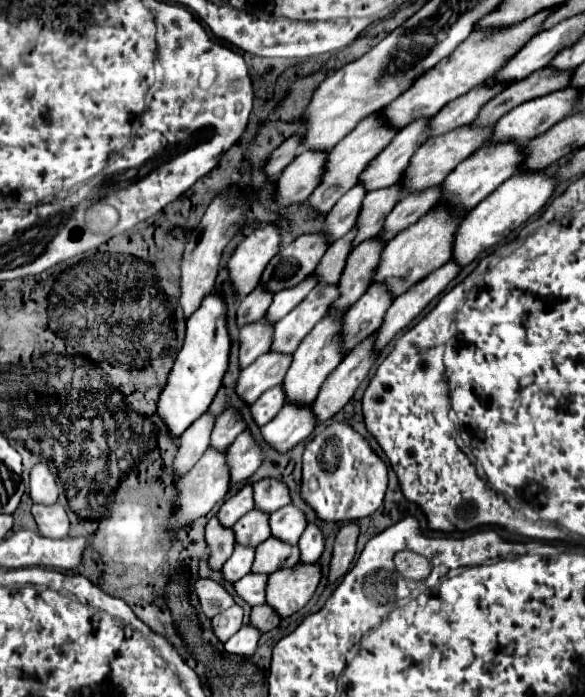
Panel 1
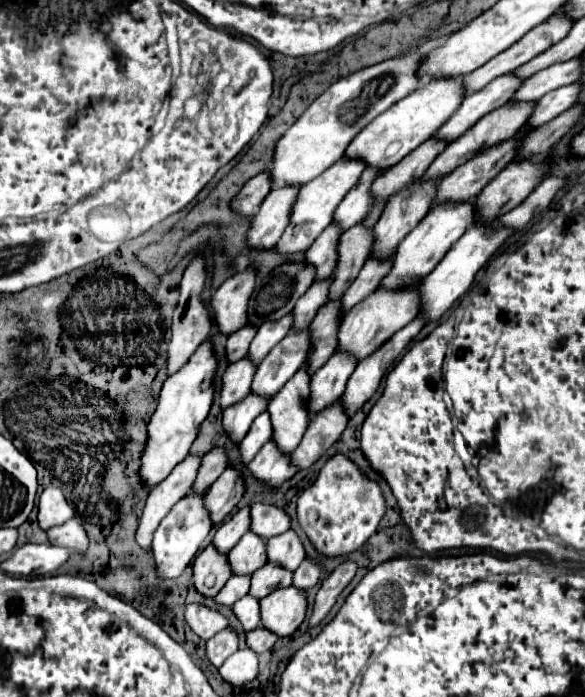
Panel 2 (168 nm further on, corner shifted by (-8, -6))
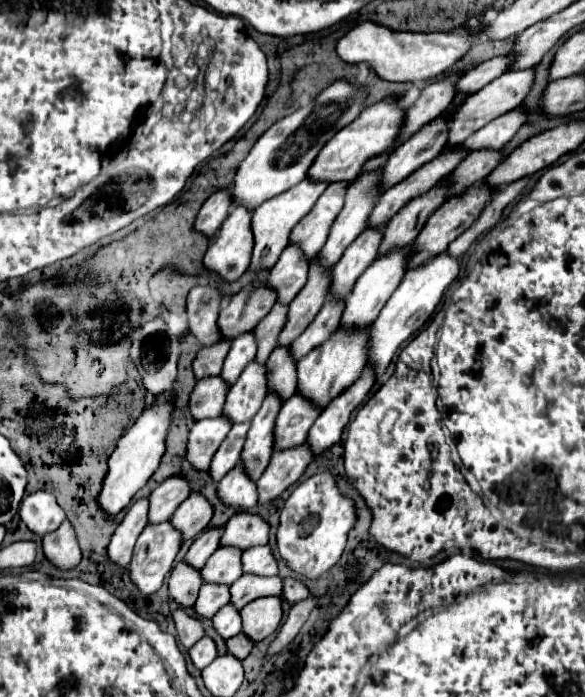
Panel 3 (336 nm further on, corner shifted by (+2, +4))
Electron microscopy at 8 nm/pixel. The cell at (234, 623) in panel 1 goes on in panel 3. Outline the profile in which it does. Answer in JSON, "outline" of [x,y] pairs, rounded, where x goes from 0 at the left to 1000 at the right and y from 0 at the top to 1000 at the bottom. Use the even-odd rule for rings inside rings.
{"outline":[[[344,914],[326,931],[323,943],[337,960],[350,960],[371,943],[371,925],[361,914]]]}

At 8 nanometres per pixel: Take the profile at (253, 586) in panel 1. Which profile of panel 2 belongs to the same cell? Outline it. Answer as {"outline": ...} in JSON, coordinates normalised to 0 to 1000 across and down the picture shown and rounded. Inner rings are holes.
{"outline":[[[419,854],[415,859],[409,859],[398,868],[398,879],[412,891],[419,908],[432,905],[446,894],[446,888],[443,888],[443,859],[429,859],[429,854]]]}

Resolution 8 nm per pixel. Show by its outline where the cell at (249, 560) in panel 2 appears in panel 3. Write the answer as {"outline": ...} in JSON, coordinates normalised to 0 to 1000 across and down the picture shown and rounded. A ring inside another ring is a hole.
{"outline":[[[385,782],[374,785],[350,808],[350,813],[344,816],[347,834],[354,836],[381,836],[381,839],[395,839],[398,834],[405,834],[415,822],[415,811],[412,811],[412,788],[398,785],[398,782]]]}

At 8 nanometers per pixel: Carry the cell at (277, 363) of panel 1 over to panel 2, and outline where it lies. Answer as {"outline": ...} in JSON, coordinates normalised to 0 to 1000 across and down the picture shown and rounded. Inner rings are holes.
{"outline":[[[426,564],[412,578],[402,578],[398,584],[381,590],[381,618],[402,638],[409,638],[415,633],[432,601],[443,593],[456,590],[456,578],[460,578],[456,572]]]}

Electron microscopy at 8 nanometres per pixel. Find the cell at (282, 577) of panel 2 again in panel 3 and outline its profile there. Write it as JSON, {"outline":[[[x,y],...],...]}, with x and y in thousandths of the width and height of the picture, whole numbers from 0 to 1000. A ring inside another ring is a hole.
{"outline":[[[419,822],[395,839],[395,862],[405,868],[405,874],[419,871],[426,862],[439,857],[456,857],[456,854],[480,854],[480,831],[470,828],[446,828],[446,825],[429,825]]]}

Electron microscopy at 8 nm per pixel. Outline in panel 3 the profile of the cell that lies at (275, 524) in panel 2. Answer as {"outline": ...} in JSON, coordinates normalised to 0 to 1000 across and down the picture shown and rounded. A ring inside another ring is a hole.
{"outline":[[[405,733],[385,753],[378,782],[402,782],[422,788],[432,782],[453,782],[460,776],[460,750],[426,733]]]}

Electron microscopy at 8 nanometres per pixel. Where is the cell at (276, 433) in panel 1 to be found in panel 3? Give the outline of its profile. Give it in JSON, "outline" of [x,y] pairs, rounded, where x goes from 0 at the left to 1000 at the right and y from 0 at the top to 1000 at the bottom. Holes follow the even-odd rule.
{"outline":[[[405,664],[371,696],[371,707],[385,725],[402,730],[429,730],[439,722],[439,696],[422,681],[419,667]]]}

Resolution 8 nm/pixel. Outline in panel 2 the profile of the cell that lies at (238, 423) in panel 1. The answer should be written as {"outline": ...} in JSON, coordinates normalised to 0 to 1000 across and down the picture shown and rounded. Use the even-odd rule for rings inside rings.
{"outline":[[[364,644],[357,647],[347,661],[344,661],[344,670],[337,676],[337,684],[333,684],[333,693],[326,699],[323,707],[337,707],[337,710],[347,710],[354,704],[354,699],[361,699],[361,693],[381,679],[388,667],[388,653],[385,647],[378,644]]]}

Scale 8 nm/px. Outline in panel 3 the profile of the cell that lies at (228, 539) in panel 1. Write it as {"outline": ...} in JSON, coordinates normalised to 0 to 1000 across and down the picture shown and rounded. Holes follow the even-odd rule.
{"outline":[[[303,808],[289,831],[289,854],[309,865],[309,871],[326,871],[347,839],[344,822],[323,808]]]}

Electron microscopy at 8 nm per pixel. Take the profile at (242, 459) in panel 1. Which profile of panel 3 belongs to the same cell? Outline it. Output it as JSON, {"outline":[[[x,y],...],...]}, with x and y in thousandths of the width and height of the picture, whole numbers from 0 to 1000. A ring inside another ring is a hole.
{"outline":[[[330,704],[296,736],[292,750],[309,759],[313,773],[326,773],[340,768],[361,747],[364,742],[364,725],[361,719],[344,710],[340,704]]]}

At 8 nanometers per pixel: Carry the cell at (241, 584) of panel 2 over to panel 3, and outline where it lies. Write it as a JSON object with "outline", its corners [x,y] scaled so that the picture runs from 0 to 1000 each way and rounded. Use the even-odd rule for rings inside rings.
{"outline":[[[350,836],[333,862],[333,877],[344,888],[361,888],[378,868],[391,865],[391,839],[357,839]]]}

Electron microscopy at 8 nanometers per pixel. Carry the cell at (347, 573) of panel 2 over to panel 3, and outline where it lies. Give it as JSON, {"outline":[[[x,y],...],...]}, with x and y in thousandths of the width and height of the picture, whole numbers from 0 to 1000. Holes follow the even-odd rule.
{"outline":[[[528,854],[525,859],[518,859],[518,862],[511,862],[511,865],[504,865],[504,868],[497,871],[487,897],[477,902],[470,920],[463,923],[463,928],[460,928],[460,934],[456,934],[456,943],[477,937],[480,931],[487,931],[487,928],[494,925],[494,920],[501,920],[501,914],[511,908],[511,902],[515,902],[518,894],[525,891],[528,879],[535,877],[538,865],[542,865],[542,857],[538,857],[538,854]]]}

